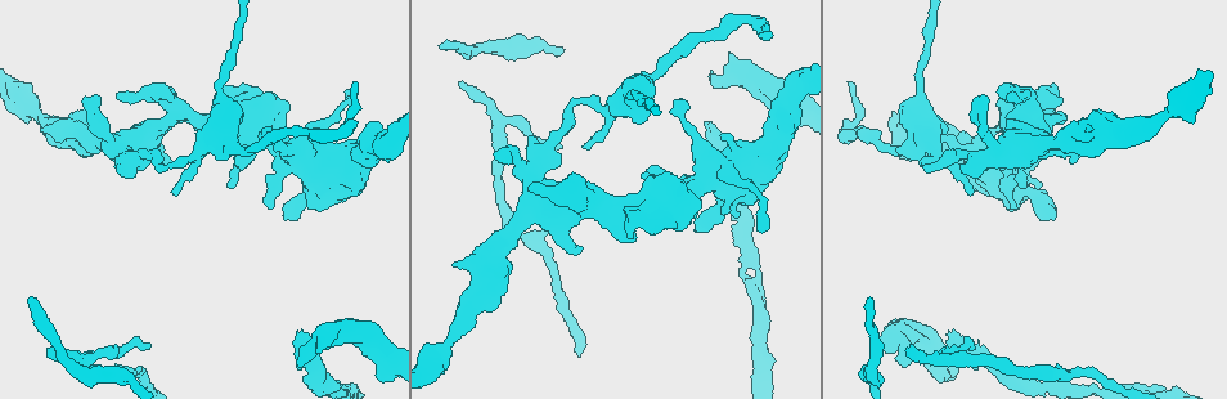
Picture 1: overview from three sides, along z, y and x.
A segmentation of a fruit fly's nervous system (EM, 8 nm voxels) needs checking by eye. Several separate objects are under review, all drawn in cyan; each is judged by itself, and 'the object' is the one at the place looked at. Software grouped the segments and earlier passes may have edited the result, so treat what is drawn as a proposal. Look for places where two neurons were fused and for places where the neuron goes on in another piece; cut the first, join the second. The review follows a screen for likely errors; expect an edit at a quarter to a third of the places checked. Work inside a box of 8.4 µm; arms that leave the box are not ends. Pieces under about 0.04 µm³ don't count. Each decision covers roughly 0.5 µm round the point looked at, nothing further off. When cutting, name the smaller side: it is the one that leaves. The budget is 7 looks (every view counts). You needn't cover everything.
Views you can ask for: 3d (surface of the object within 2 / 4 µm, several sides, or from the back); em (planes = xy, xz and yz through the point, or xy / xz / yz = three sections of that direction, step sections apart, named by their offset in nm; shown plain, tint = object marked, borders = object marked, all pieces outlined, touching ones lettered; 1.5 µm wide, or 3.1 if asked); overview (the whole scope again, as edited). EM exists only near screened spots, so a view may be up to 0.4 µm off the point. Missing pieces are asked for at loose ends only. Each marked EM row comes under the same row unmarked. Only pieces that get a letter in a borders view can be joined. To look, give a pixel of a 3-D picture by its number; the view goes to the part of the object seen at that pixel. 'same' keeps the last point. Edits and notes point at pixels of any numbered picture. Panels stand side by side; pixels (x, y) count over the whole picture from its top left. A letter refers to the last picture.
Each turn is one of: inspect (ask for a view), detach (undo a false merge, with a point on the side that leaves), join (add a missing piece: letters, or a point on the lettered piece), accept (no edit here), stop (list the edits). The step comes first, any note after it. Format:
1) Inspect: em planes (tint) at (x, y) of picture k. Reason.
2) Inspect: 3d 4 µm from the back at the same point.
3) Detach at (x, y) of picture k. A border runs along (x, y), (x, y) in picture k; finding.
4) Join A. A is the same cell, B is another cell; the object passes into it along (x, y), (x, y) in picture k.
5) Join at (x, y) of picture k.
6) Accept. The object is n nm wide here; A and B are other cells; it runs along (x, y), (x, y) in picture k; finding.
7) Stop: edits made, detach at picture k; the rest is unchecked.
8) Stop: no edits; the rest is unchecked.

Inspect: em planes (borders) at (148, 348) of picture 1. Thin end.

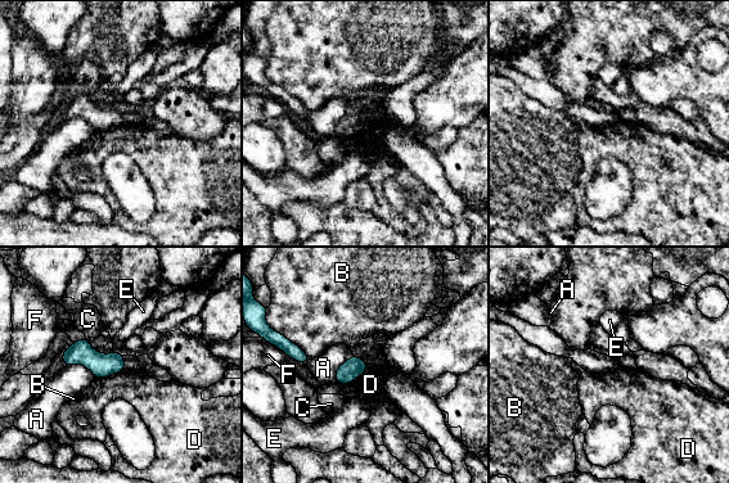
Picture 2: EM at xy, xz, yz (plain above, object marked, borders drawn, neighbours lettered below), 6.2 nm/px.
Accept. A, B, C, D, E and F are other cells; none of them fits.

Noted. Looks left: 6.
Inspect: 3d 2 µm from the back at (297, 334) of picture 1. Branch stops here.

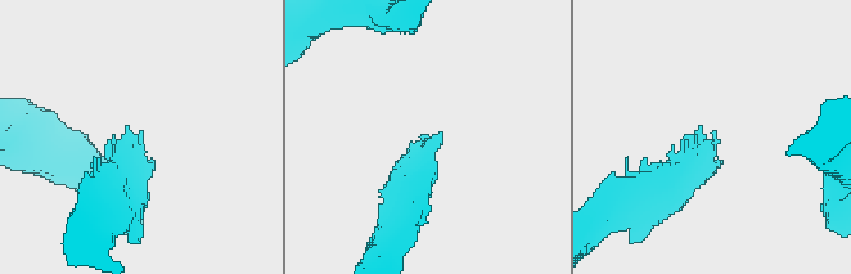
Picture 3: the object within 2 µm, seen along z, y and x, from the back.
Inspect: em planes (tint) at (719, 140) of picture 3. Need the tissue.

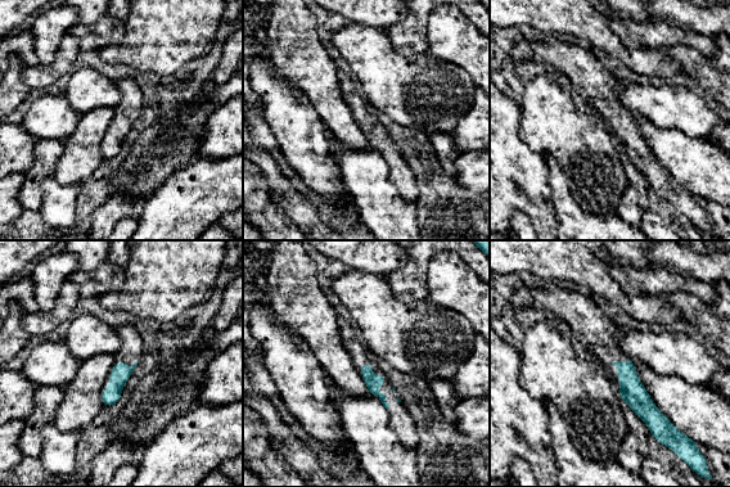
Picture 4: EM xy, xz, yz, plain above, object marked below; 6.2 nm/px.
Inspect: em planes (borders) at the same point. What lies round it.

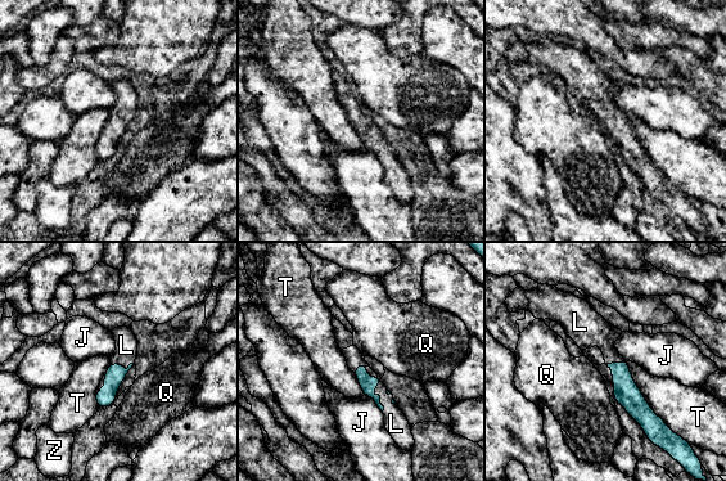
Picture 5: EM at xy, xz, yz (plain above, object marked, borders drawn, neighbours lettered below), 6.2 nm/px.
Join L. L is the same cell, J, Q, T and Z are other cells; the object passes into it along (368, 385), (377, 395), (396, 423) in picture 5; the neuron continues.

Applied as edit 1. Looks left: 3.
Inspect: em planes (tint) at (925, 164) of picture 1. Abrupt turn.

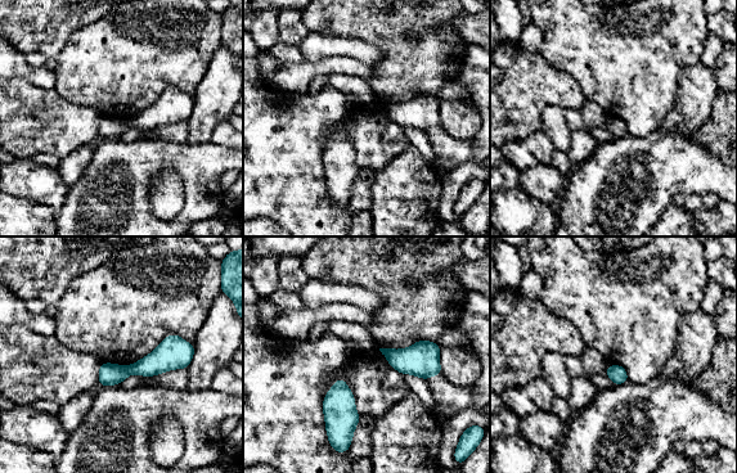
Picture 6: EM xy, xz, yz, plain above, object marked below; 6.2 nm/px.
Inspect: em planes (borders) at the same point. See the neighbours.

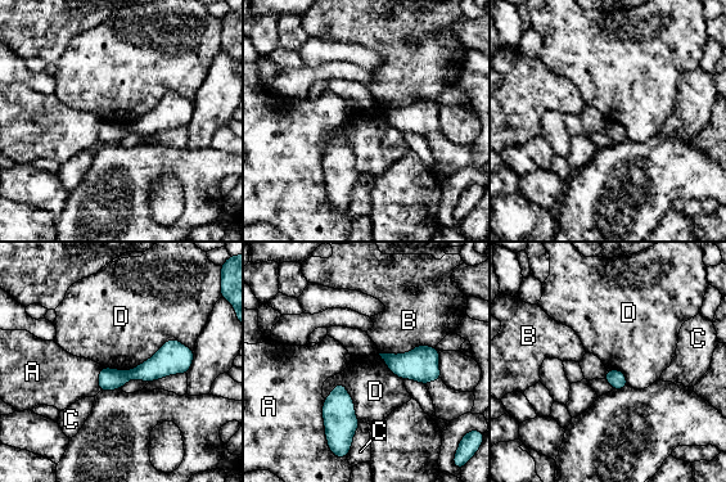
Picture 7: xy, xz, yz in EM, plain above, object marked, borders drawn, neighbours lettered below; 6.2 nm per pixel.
Detach at (165, 363) of picture 7. The longest contact is with D, 550 nm; A, B, C and D are other cells; a border runs along (126, 372), (130, 378) in picture 7; a second neuron is stuck on.

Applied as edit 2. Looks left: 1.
Stop: edits made, join at picture 5, detach at picture 7; the rest is unchecked.

